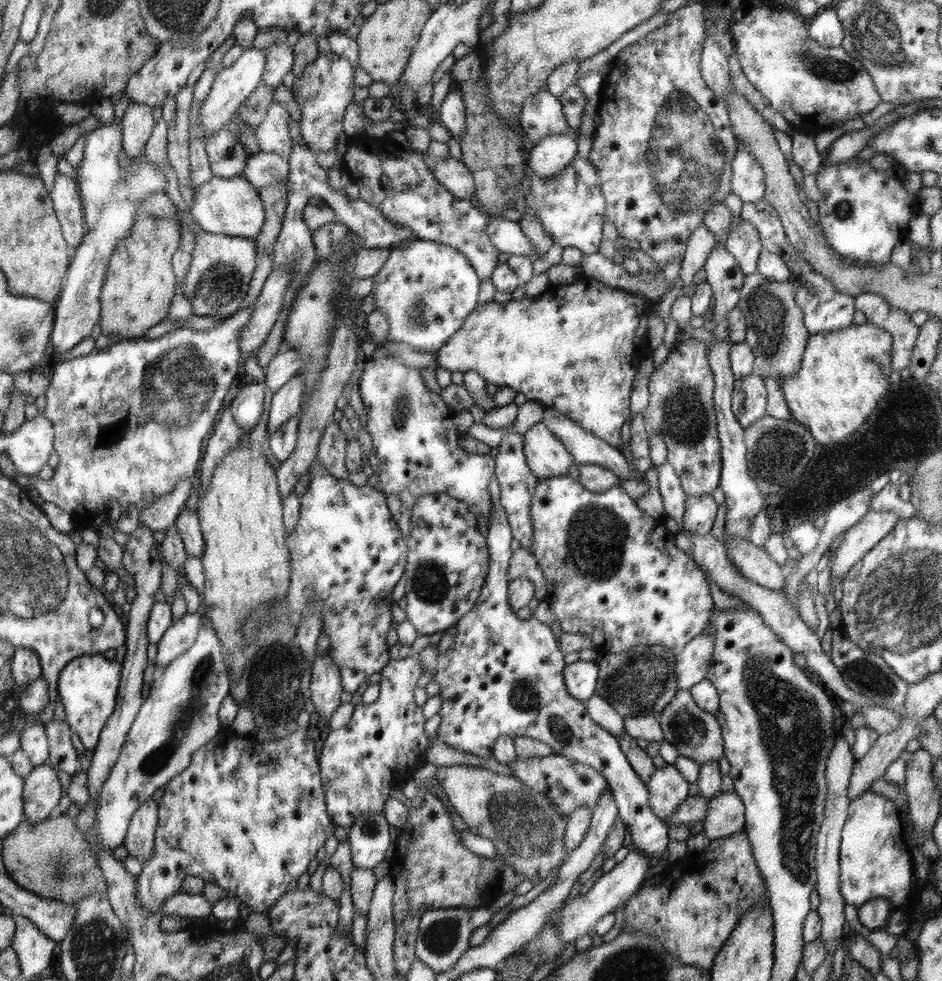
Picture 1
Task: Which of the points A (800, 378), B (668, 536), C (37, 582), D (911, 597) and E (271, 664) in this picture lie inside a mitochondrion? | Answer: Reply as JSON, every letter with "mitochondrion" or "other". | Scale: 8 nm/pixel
{"A":"other","B":"other","C":"mitochondrion","D":"mitochondrion","E":"mitochondrion"}

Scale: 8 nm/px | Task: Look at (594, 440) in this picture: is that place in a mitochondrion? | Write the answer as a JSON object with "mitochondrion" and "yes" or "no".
{"mitochondrion":"no"}

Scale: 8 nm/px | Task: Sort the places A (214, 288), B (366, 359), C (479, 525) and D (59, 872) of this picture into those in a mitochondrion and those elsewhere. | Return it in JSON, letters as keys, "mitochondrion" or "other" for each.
{"A":"mitochondrion","B":"other","C":"other","D":"mitochondrion"}

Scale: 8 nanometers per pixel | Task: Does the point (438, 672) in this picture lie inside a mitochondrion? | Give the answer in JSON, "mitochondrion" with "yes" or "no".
{"mitochondrion":"no"}

